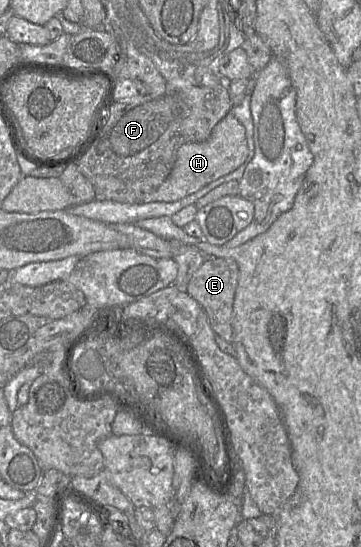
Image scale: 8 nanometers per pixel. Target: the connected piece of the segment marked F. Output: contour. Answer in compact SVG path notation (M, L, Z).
M226 83L215 86L169 86L159 96L139 96L115 102L106 126L91 149L78 162L79 172L92 184L95 199L120 203L143 203L143 197L155 191L169 176L178 149L189 142L207 140L216 124L232 109Z

